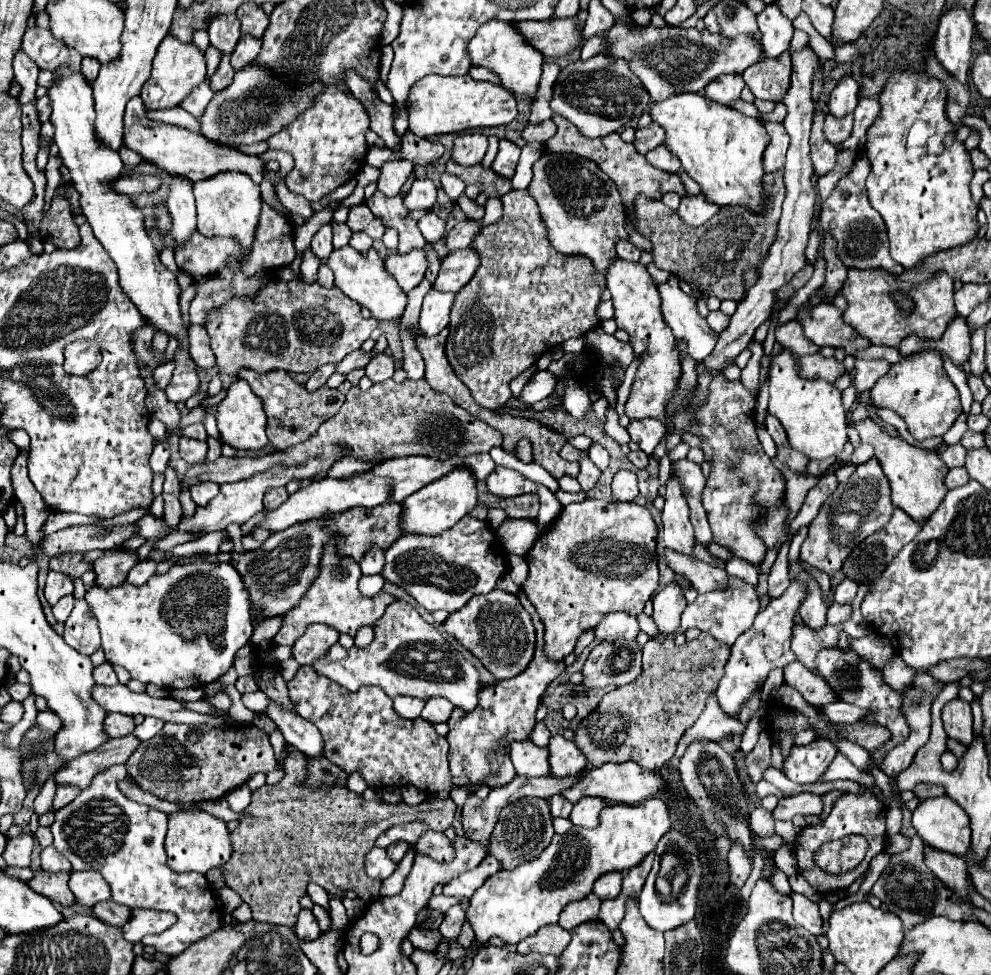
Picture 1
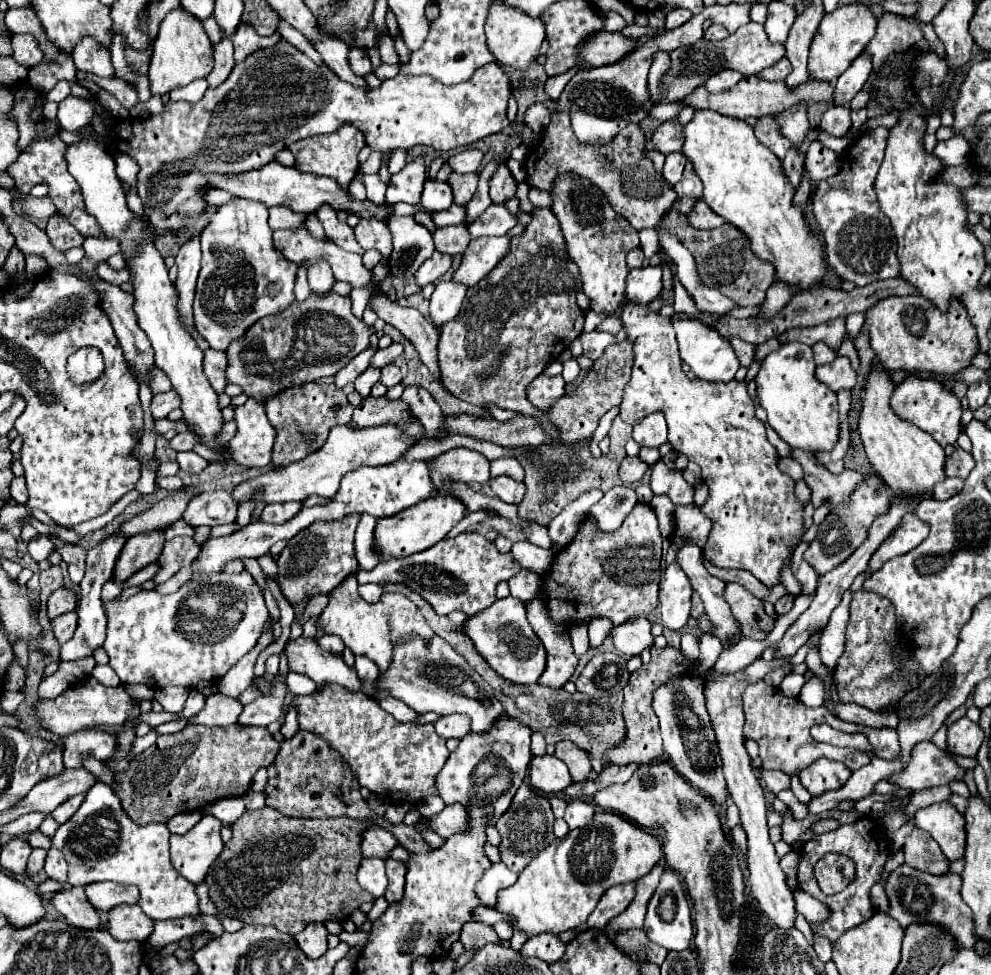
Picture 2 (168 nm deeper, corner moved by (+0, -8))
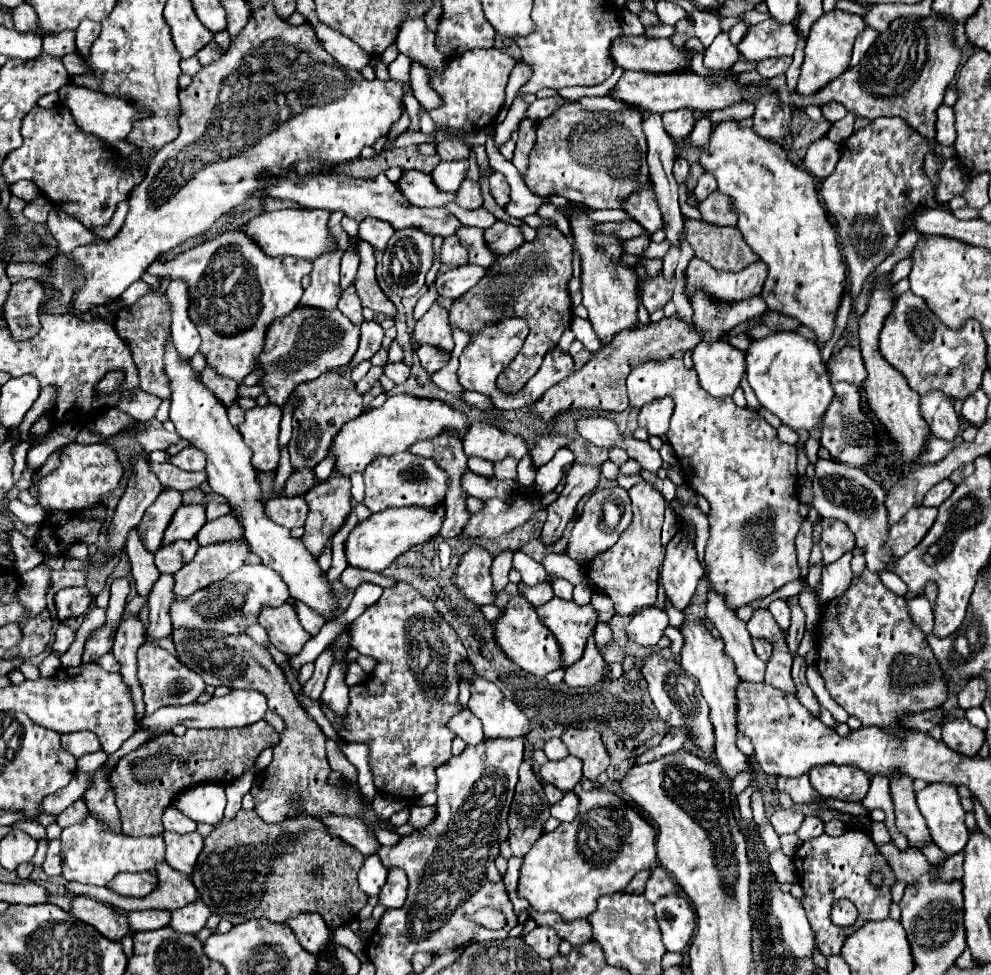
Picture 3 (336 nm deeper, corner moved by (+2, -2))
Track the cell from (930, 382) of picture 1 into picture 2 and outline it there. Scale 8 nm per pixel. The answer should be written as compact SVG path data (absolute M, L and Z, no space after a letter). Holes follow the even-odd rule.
M916 376L902 380L892 392L890 406L902 420L906 420L906 422L918 426L920 430L928 432L940 446L954 444L958 434L960 434L962 404L956 398L956 394L952 390L948 390L938 380L922 380L922 378L916 378Z

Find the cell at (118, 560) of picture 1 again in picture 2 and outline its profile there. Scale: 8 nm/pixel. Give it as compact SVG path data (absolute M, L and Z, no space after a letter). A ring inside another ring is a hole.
M154 534L154 538L130 538L124 544L124 548L116 560L112 582L122 584L132 574L136 574L144 566L152 564L158 558L158 554L162 552L162 546L164 546L162 534Z

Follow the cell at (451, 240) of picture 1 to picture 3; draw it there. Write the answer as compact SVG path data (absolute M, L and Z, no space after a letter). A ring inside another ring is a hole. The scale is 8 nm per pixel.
M494 135L487 141L485 148L490 166L502 172L510 186L510 204L506 206L506 212L514 218L526 218L528 214L536 214L536 210L544 204L544 198L528 190L516 166L500 154L500 148L497 148L494 142Z

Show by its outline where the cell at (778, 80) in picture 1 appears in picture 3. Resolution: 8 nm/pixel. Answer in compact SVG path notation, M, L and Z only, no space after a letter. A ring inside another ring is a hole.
M782 56L782 58L768 58L768 60L760 60L760 62L758 62L756 72L758 72L762 78L770 80L770 78L774 78L774 76L784 74L784 72L788 70L788 66L790 66L790 64L792 64L792 58L790 58L790 56Z

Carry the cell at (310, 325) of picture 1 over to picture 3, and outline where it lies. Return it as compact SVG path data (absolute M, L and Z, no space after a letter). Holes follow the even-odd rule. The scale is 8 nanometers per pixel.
M296 308L288 316L274 320L268 328L264 352L260 354L258 370L264 370L264 382L266 394L272 404L282 406L292 390L306 382L314 380L326 370L342 368L350 364L352 356L356 354L360 340L360 328L354 326L340 310L336 312L320 312L316 308Z

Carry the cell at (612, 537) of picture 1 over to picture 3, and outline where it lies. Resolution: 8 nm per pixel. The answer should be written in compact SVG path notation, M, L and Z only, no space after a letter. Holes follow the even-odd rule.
M638 482L630 488L634 520L626 528L624 536L604 554L600 554L592 564L586 566L588 578L596 584L598 590L608 594L614 600L618 614L634 614L642 608L654 606L660 566L664 560L664 546L660 544L660 528L664 522L666 502L662 494L650 482Z

